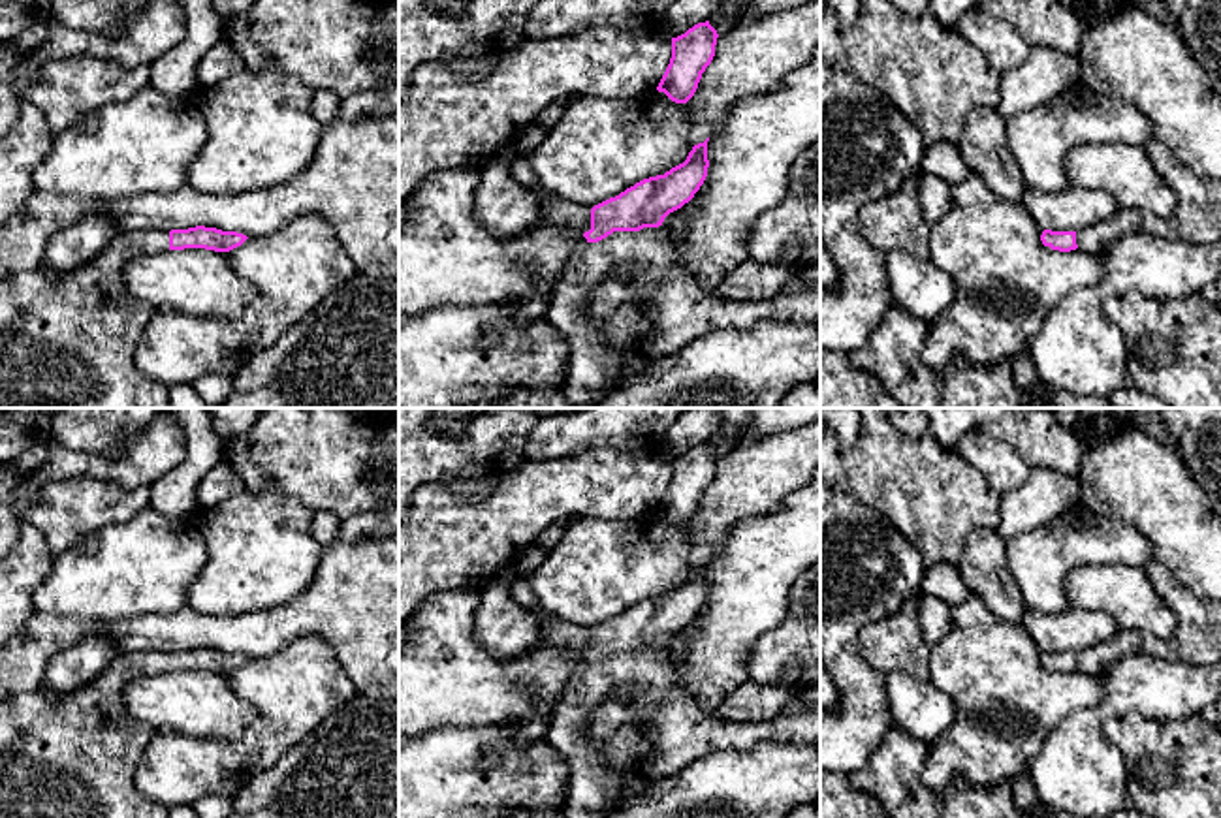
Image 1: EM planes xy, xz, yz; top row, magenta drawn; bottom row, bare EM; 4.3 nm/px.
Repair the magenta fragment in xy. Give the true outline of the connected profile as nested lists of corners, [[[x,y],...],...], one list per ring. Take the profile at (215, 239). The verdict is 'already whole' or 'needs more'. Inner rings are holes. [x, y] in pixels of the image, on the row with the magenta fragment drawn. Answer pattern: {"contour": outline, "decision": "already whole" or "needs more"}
{"contour": [[[196,226],[188,229],[141,229],[141,231],[117,231],[102,254],[88,263],[64,273],[53,275],[43,267],[17,275],[0,276],[0,408],[169,408],[169,387],[143,376],[135,363],[135,348],[143,337],[156,308],[151,303],[135,299],[124,284],[122,267],[135,254],[158,254],[166,250],[205,248],[214,252],[230,252],[241,246],[248,237],[237,231],[222,231],[216,228]]], "decision": "needs more"}

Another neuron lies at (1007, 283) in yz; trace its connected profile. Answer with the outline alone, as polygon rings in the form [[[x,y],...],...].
[[[975,171],[952,186],[948,212],[929,228],[928,260],[956,284],[952,303],[929,322],[922,352],[924,363],[943,372],[956,357],[963,357],[971,367],[1012,363],[1067,295],[1091,288],[1104,276],[1099,254],[1046,248],[1040,228],[1022,201],[995,196]]]

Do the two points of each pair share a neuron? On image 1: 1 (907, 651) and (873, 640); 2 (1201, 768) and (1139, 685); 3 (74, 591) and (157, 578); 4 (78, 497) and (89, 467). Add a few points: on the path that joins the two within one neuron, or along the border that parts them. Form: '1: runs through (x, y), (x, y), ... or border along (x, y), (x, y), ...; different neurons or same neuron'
1: runs through (900, 645), (881, 642); same neuron
2: border along (1120, 715), (1201, 717); different neurons
3: runs through (95, 580), (136, 578); same neuron
4: border along (42, 486), (53, 480), (98, 478), (126, 491); different neurons

